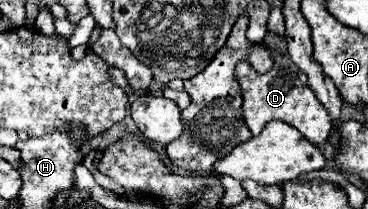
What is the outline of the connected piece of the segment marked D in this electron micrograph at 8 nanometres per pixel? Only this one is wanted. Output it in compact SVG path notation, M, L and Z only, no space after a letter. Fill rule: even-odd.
M240 63L236 67L234 77L238 79L242 89L242 101L244 101L242 115L252 135L258 135L266 123L276 119L296 127L314 145L328 141L332 131L332 117L328 115L326 107L316 99L316 95L308 87L296 87L294 81L282 73L282 69L274 67L268 73L260 75L260 73L254 73L252 67L248 67L248 63Z

